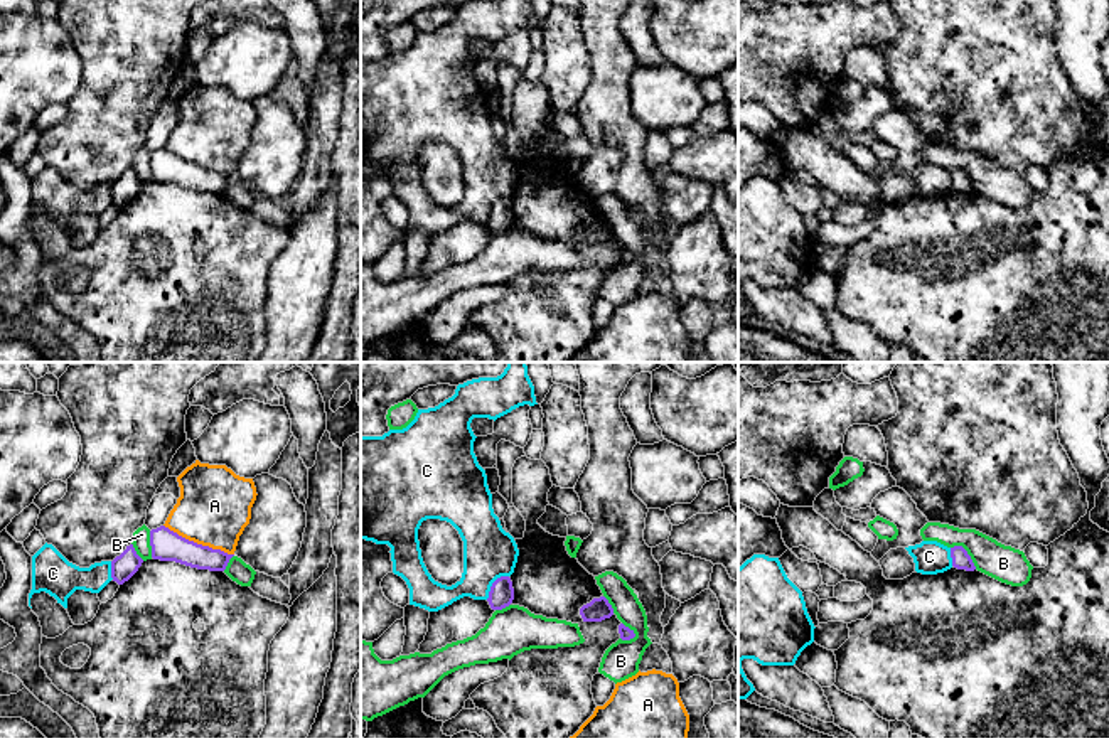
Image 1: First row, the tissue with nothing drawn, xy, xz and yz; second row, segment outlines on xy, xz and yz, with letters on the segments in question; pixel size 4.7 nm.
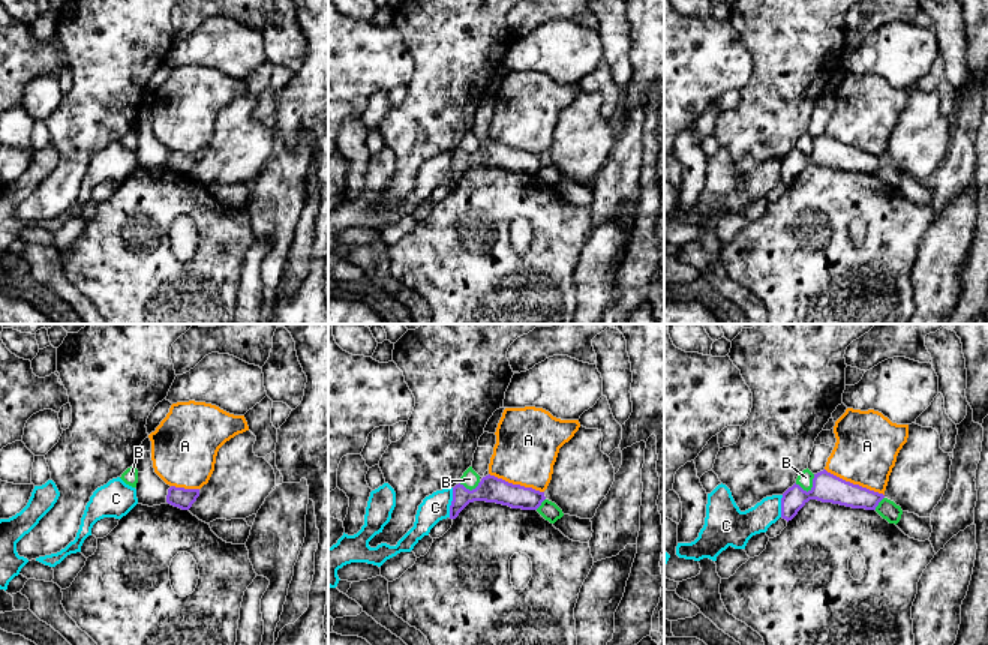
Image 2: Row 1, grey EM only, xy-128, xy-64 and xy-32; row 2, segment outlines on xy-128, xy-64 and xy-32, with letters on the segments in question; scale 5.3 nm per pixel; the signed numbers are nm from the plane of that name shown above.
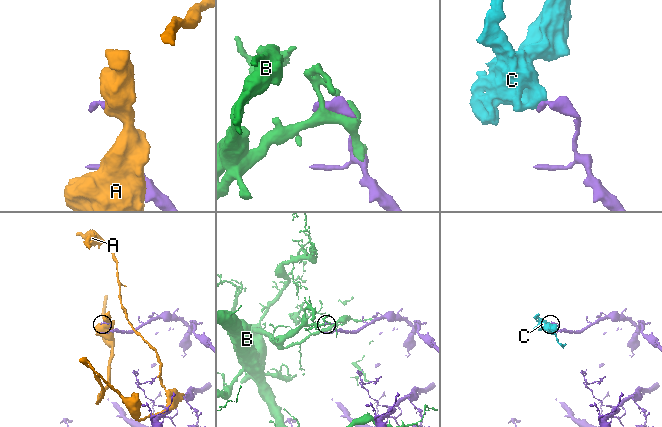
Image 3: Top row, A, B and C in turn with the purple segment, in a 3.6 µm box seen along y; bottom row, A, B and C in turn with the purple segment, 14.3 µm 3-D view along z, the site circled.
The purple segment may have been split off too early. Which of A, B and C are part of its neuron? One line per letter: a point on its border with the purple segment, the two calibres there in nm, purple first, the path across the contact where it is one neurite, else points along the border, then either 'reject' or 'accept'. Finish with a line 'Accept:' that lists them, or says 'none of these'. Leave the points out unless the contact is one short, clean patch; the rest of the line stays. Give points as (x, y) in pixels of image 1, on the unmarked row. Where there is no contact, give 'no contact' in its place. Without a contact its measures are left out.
A: meets purple in xy at (199, 167); 140 nm thick on the purple side, 340 nm on the other; reject
B: meets purple in yz at (966, 176); 90 nm thick on the purple side, 170 nm on the other; reject
C: meets purple in xz at (492, 206); 120 nm thick on the purple side, 260 nm on the other; border along xz (508, 197), (501, 197), (492, 206), (486, 221); reject
Accept: none of these

